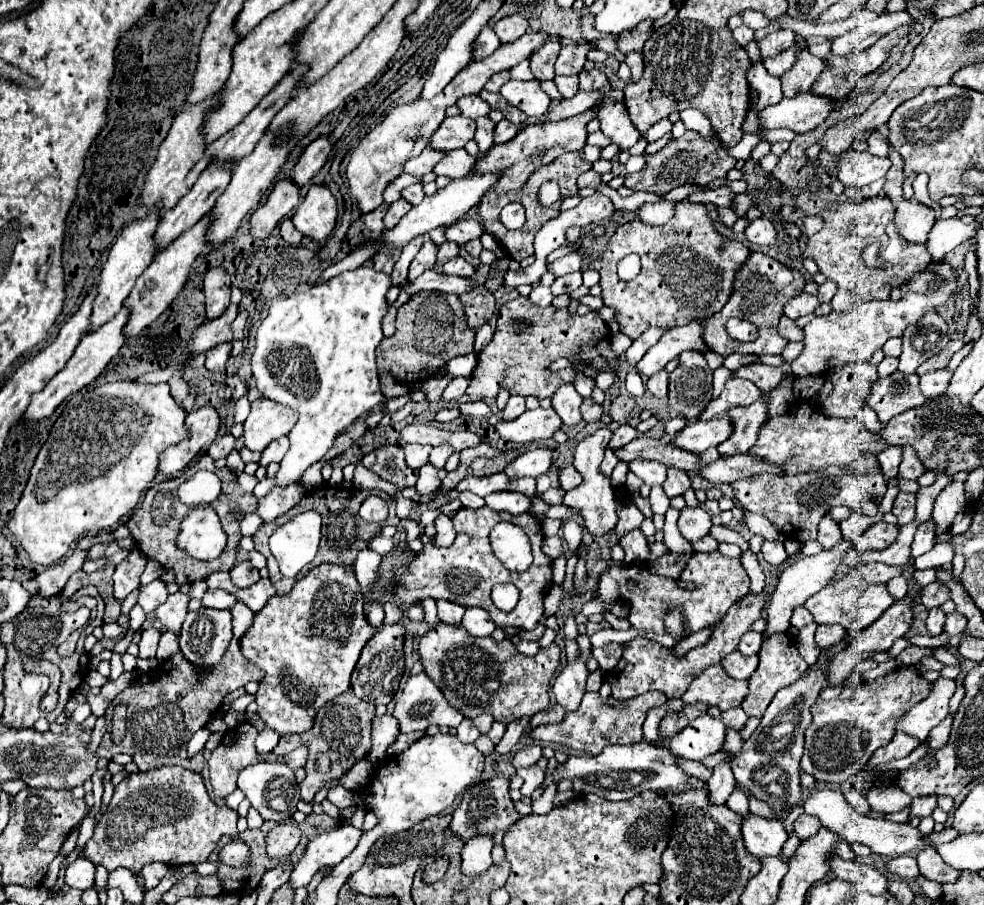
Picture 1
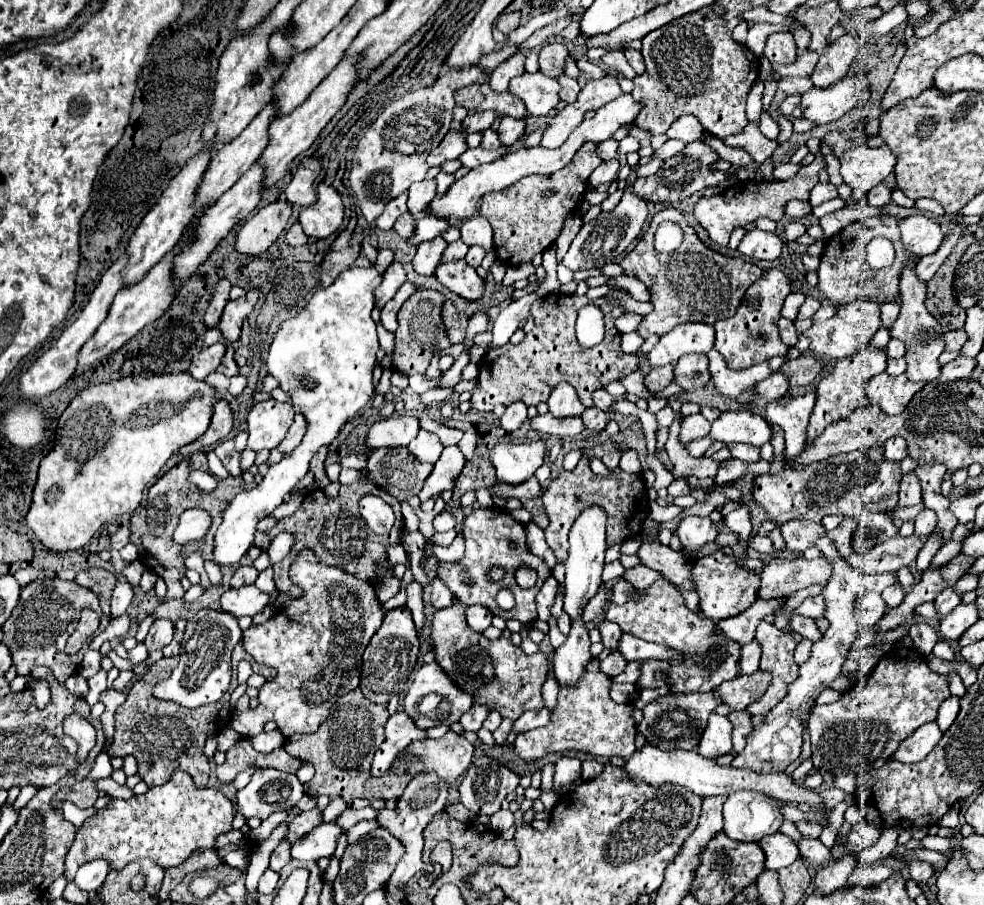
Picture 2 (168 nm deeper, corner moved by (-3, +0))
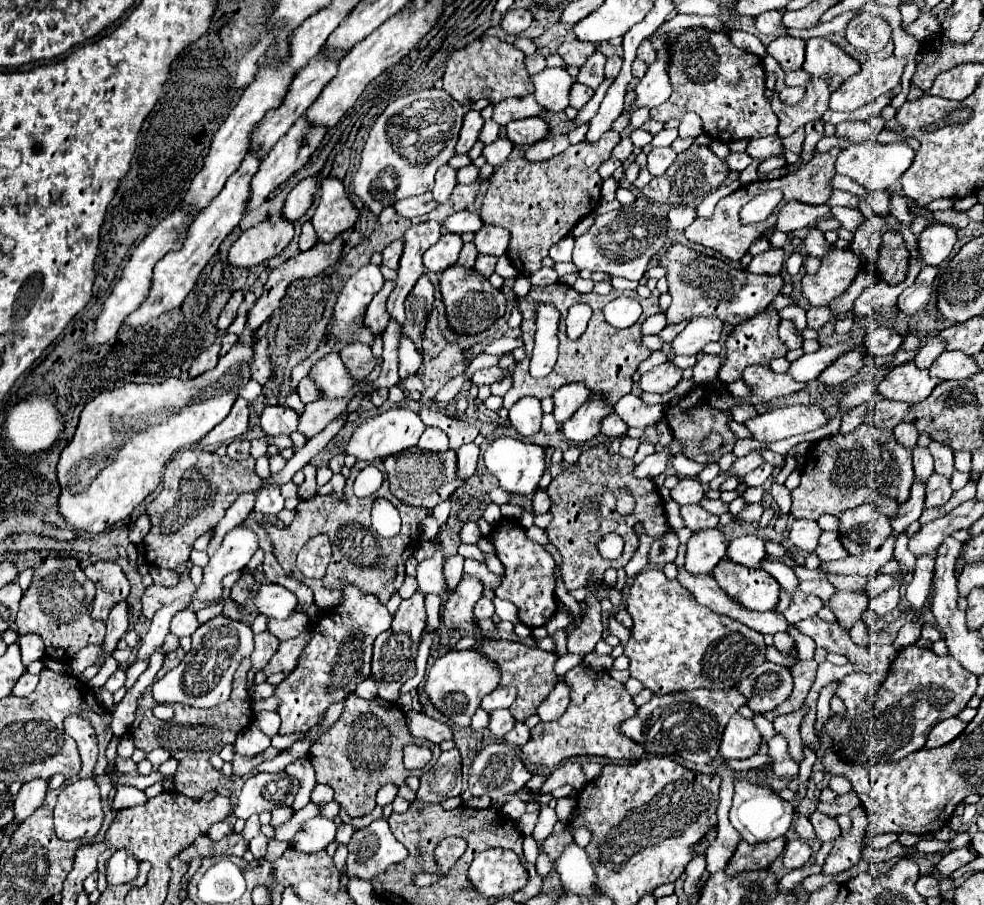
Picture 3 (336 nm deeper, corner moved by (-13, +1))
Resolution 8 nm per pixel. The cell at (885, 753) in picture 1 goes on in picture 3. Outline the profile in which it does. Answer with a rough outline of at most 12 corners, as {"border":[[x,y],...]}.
{"border":[[945,719],[931,729],[925,747],[947,745],[967,723]]}

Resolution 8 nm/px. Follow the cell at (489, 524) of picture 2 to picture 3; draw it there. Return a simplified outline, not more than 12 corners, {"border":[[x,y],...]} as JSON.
{"border":[[507,519],[499,599],[535,629],[557,611],[553,557]]}

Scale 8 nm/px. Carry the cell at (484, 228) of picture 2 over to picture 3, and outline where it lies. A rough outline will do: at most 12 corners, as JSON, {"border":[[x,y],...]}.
{"border":[[483,225],[473,243],[479,253],[501,257],[509,231]]}

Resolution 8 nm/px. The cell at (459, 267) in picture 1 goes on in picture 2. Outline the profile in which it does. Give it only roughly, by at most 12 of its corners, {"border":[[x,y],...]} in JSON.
{"border":[[465,260],[439,264],[435,276],[461,298],[483,294],[483,280]]}

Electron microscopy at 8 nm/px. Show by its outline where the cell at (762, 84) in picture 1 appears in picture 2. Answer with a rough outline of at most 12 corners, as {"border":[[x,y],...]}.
{"border":[[715,136],[705,142],[733,166],[749,166],[753,156],[743,148],[729,148]]}

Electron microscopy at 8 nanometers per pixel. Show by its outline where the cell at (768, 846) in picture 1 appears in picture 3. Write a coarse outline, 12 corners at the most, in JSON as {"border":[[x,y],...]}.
{"border":[[787,841],[783,863],[787,871],[807,865],[811,847]]}

